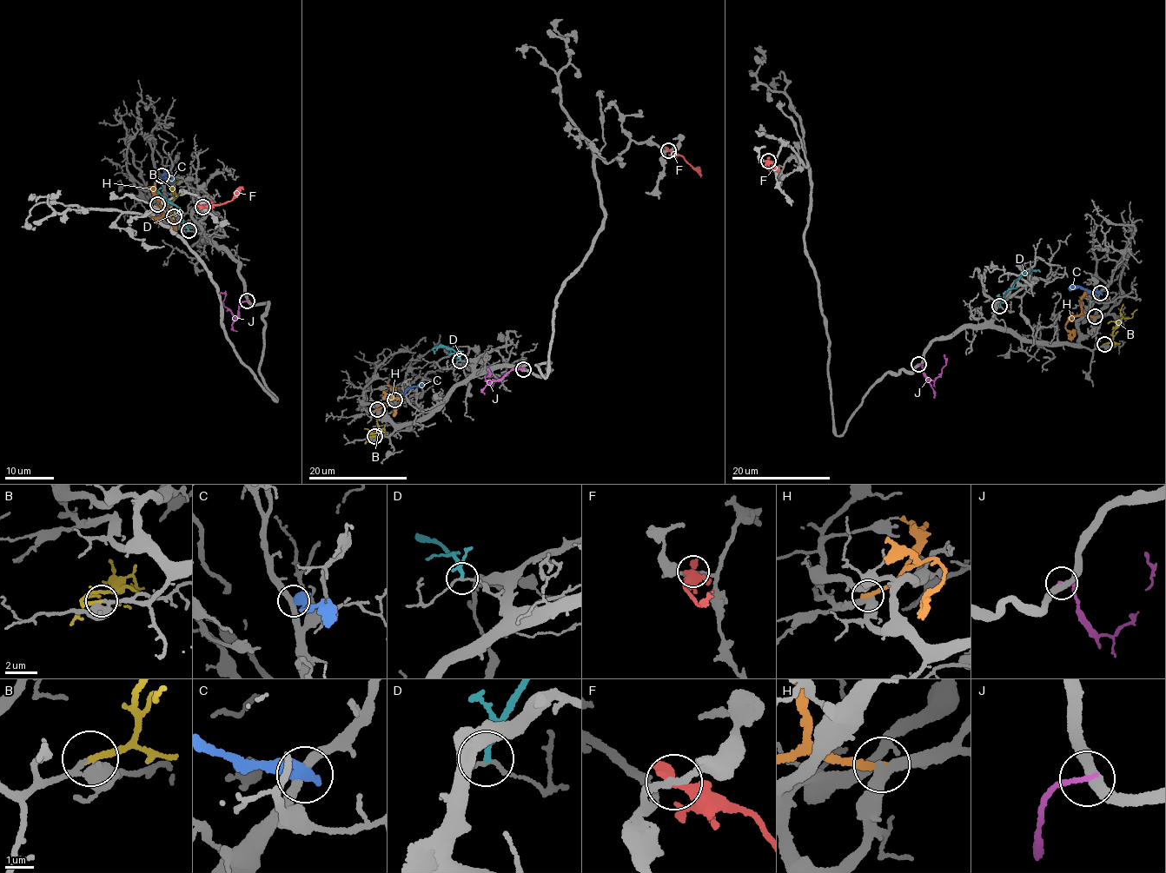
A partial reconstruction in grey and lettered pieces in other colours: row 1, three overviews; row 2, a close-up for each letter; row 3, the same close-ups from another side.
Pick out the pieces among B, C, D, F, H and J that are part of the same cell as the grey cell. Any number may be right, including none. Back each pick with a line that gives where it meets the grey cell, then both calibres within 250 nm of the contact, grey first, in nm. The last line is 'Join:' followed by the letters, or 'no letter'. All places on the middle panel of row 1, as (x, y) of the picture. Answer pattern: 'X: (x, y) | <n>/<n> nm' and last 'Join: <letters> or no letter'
B: (374, 436) | 420/220 nm
Join: B

